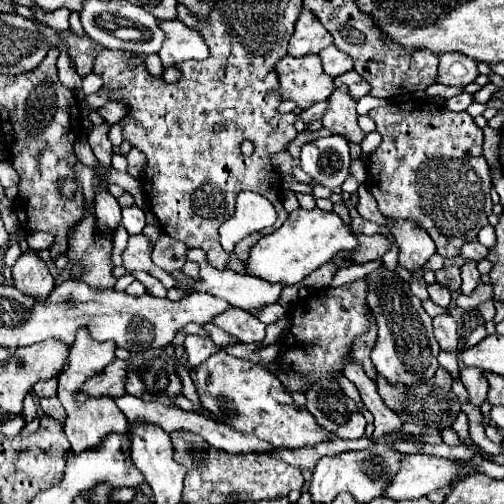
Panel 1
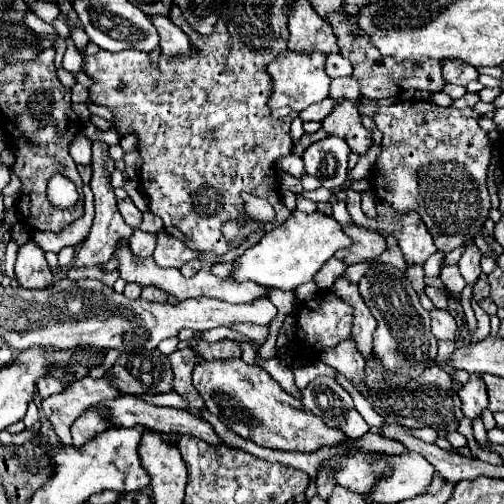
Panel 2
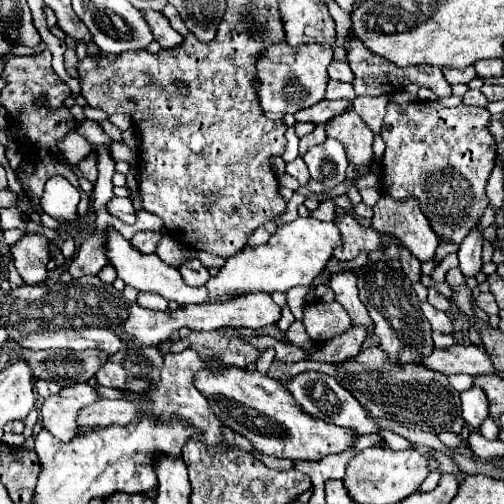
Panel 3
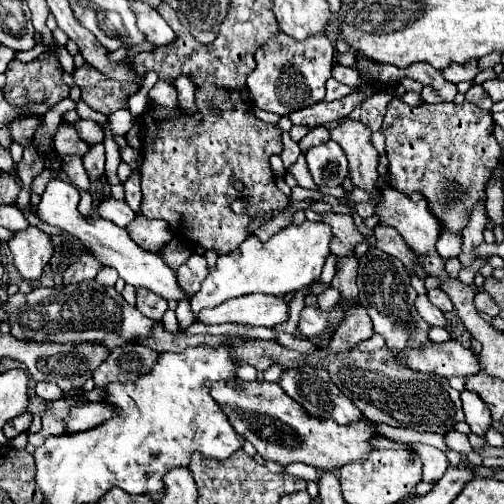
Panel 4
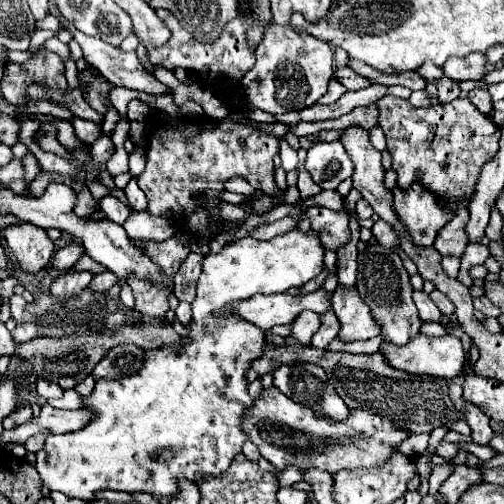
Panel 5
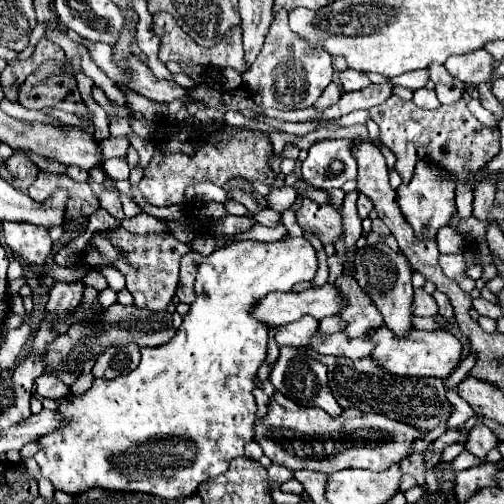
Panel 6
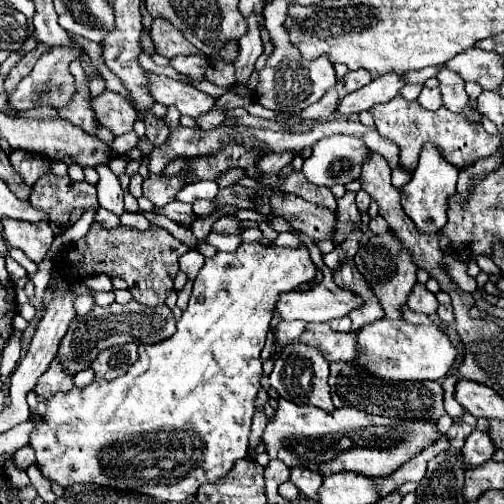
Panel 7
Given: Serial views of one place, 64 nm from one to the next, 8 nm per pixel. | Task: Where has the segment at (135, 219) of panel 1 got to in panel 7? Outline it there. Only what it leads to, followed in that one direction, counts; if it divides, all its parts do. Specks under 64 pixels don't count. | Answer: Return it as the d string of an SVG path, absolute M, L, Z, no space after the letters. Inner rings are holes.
M106 164L96 166L96 172L100 176L100 180L96 182L96 192L98 192L98 204L110 212L114 212L116 216L120 216L124 212L124 192L120 188L120 180L112 174L112 170Z

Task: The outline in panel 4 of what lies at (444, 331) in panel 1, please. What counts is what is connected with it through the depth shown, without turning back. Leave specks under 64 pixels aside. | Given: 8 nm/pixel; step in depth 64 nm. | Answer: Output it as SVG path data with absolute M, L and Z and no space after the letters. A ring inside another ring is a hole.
M422 294L422 296L416 298L416 310L418 310L418 314L420 314L430 326L446 326L444 314L428 300L426 294Z

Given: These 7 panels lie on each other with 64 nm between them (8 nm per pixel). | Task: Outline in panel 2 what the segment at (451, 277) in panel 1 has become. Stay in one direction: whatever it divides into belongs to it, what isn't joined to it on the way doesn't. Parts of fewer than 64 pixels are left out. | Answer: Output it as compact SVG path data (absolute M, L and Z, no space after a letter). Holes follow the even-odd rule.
M446 266L446 268L442 268L442 272L440 272L440 278L442 278L442 282L446 284L446 288L452 292L452 294L460 294L462 290L464 290L464 278L460 276L460 270L458 270L458 266Z

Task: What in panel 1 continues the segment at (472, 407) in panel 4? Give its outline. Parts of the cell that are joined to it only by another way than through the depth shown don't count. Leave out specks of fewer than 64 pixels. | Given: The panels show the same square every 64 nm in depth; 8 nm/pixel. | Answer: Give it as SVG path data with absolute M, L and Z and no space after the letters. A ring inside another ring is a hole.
M464 368L460 378L468 390L468 402L474 406L480 406L486 400L486 392L488 392L488 382L486 382L482 370L480 368Z

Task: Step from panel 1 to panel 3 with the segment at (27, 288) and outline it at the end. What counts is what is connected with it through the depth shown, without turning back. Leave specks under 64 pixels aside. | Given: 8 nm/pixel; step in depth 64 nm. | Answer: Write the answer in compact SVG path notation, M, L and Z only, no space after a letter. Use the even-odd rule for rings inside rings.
M24 234L12 246L14 266L26 284L40 284L46 280L46 262L50 260L50 242L44 234Z

